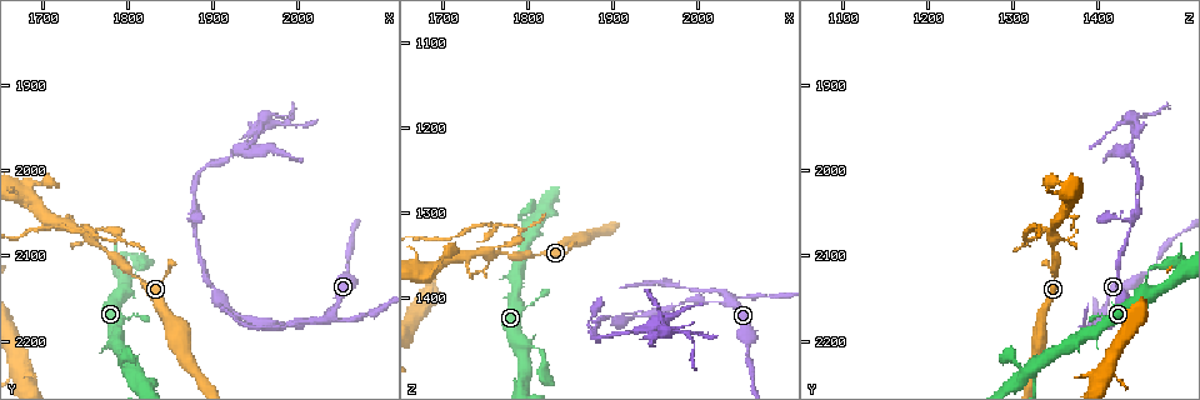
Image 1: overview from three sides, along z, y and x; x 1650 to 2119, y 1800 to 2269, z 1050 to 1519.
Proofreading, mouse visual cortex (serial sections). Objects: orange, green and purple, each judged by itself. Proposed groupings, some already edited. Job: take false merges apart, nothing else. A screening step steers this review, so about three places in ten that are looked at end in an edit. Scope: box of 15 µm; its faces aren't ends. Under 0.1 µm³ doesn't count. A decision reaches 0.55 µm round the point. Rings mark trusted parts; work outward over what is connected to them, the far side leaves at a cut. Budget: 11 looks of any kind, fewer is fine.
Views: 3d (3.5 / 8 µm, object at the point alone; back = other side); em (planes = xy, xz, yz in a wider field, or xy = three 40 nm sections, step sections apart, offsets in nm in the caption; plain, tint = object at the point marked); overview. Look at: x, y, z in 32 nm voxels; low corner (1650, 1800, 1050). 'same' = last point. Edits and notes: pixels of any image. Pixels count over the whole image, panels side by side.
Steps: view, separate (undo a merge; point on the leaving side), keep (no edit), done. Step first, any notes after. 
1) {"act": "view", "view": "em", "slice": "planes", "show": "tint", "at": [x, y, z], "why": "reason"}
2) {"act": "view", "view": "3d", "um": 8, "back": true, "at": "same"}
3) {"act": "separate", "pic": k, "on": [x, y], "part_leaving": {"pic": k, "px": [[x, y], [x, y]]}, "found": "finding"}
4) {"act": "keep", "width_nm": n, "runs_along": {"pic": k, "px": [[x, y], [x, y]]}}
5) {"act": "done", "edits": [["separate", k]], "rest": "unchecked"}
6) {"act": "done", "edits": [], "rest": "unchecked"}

{"act": "view", "view": "3d", "um": 3.5, "at": [2060, 2115, 1470], "why": "calibre changes"}

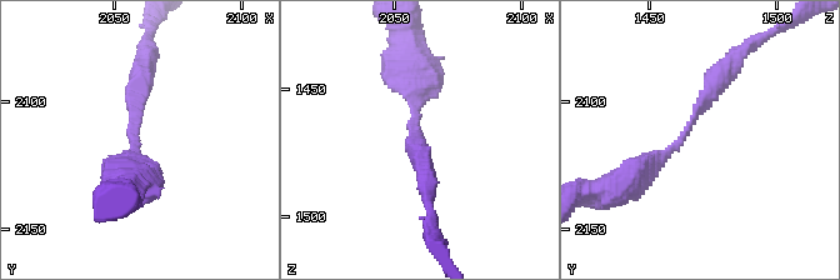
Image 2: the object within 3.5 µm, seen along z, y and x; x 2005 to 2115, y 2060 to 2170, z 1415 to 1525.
{"act": "view", "view": "em", "slice": "planes", "show": "tint", "at": [2058, 2112, 1466], "arm_widths_nm": [250, 400], "why": "shape alone is not enough"}

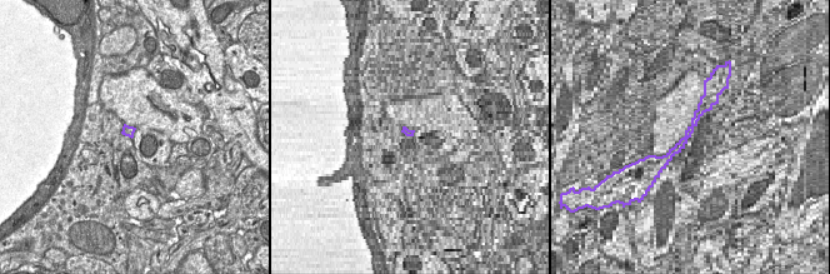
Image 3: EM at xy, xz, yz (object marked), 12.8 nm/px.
{"act": "keep", "runs_along": {"pic": 2, "px": [[624, 184], [689, 130], [736, 56]]}, "found": "continuous, no second cell"}

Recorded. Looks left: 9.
{"act": "view", "view": "3d", "um": 3.5, "back": true, "at": [2040, 2170, 1405], "why": "three arms meet"}

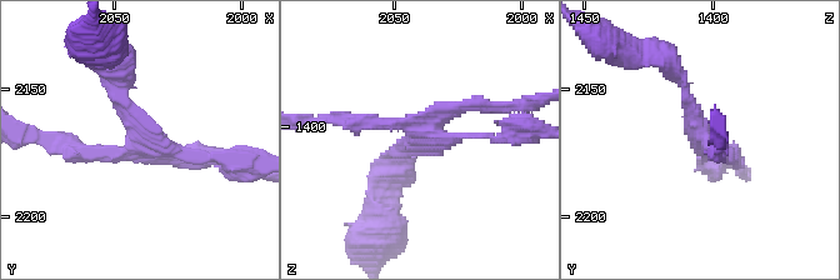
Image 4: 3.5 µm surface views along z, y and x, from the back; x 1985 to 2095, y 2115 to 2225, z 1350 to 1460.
{"act": "view", "view": "em", "slice": "xy", "step": 1, "show": "tint", "at": [2039, 2168, 1404], "why": "need the tissue"}

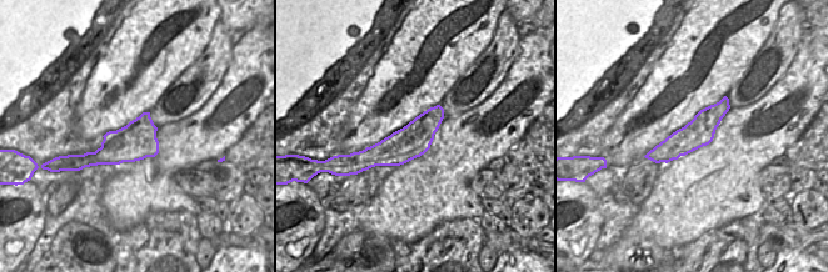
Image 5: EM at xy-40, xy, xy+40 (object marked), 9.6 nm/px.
{"act": "separate", "pic": 4, "on": [356, 126], "found": "a second cell is stuck on"}

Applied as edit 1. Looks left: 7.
{"act": "view", "view": "overview", "why": "redraw"}

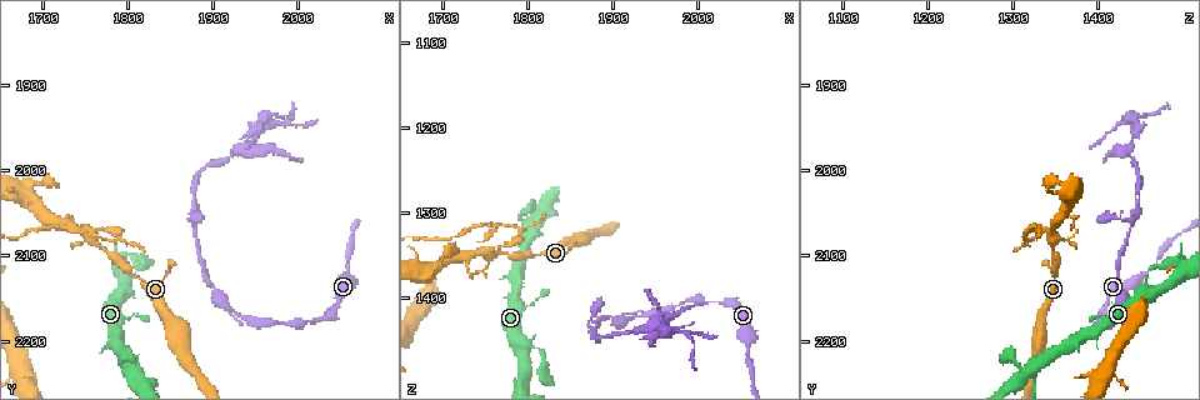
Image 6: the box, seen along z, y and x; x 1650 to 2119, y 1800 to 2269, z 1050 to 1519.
{"act": "view", "view": "3d", "um": 8, "at": [1980, 2180, 1410]}

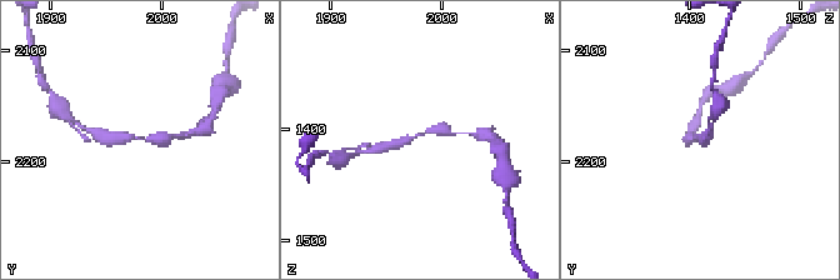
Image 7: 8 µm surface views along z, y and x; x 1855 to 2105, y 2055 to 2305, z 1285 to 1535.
{"act": "view", "view": "em", "slice": "xy", "step": 1, "show": "tint", "at": [1980, 2180, 1404], "why": "need the tissue"}

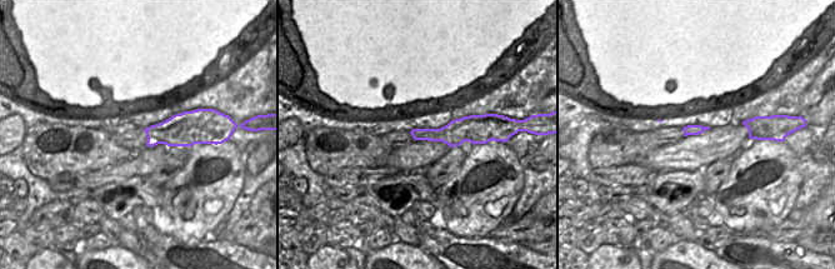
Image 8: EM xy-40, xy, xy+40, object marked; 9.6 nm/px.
{"act": "keep", "width_nm": 140, "runs_along": {"pic": 7, "px": [[454, 133], [430, 130], [385, 148]]}, "found": "continuous, no second cell"}

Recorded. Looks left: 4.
{"act": "view", "view": "3d", "um": 8, "at": [1755, 2080, 1345], "why": "a fork"}

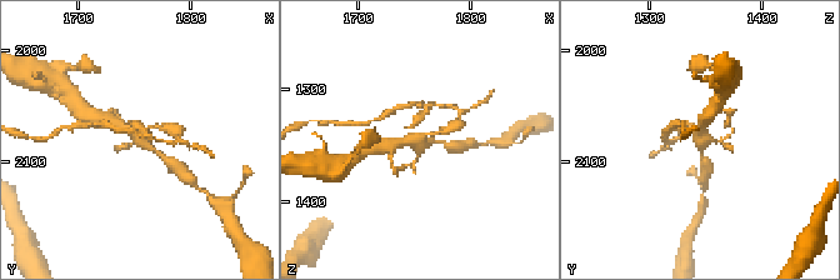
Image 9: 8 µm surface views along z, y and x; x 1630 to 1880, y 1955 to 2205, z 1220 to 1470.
{"act": "view", "view": "3d", "um": 3.5, "at": [1756, 2080, 1348]}

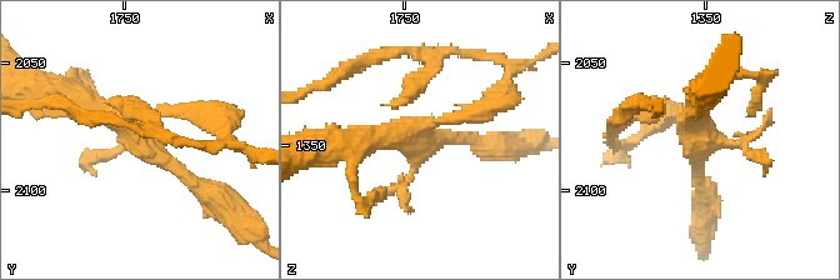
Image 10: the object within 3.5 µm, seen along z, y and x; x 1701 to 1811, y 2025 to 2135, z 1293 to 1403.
{"act": "view", "view": "em", "slice": "planes", "show": "tint", "at": [1756, 2078, 1346]}

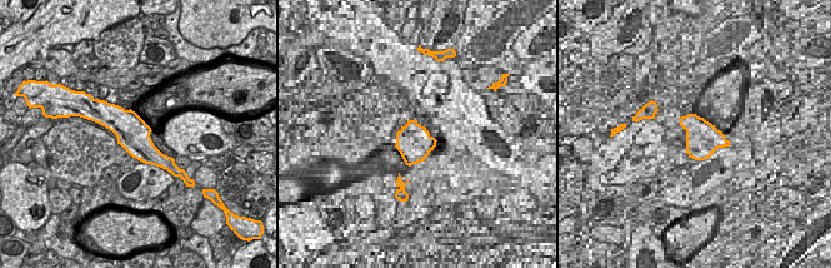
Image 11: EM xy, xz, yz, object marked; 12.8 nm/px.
{"act": "separate", "pic": 10, "on": [650, 114], "part_leaving": {"pic": 10, "px": [[678, 111], [616, 146]]}, "found": "a second cell is stuck on"}

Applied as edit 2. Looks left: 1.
{"act": "done", "edits": [["separate", 4], ["separate", 10]], "rest": "unchecked"}

